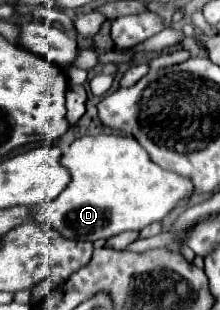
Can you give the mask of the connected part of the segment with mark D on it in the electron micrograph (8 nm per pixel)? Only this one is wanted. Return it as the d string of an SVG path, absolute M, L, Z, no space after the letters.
M86 135L78 137L72 141L66 153L62 153L62 167L70 173L70 183L66 189L48 203L36 205L30 209L30 217L40 223L44 229L52 227L56 229L62 237L82 237L88 241L98 241L98 239L108 239L112 235L118 235L122 231L142 231L146 225L154 221L162 221L174 205L190 195L190 181L184 177L178 177L170 171L164 171L162 167L154 165L146 151L134 141L134 137L122 137L122 135Z

